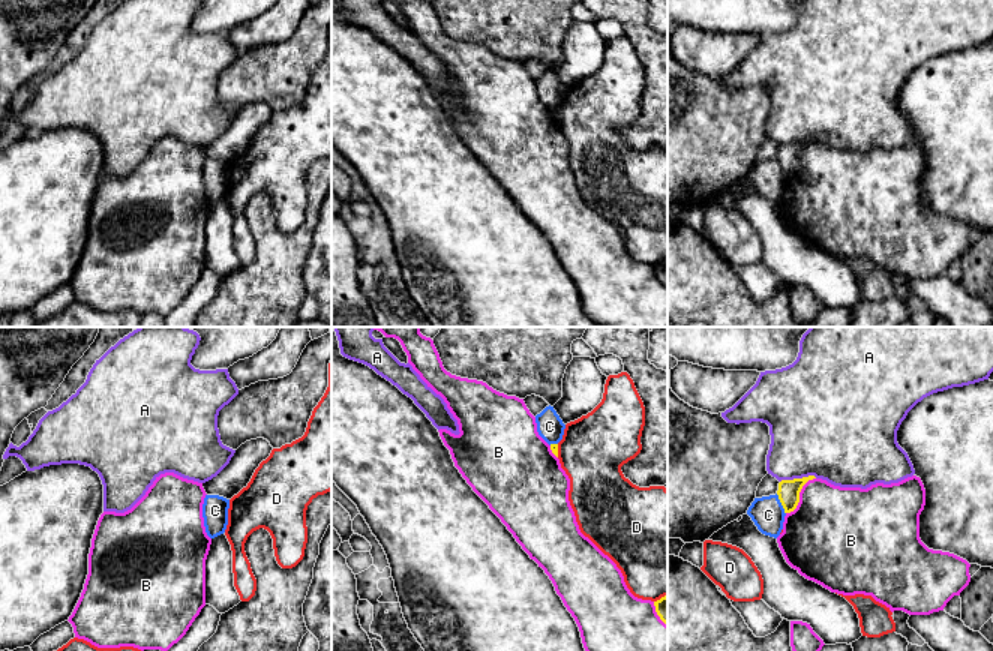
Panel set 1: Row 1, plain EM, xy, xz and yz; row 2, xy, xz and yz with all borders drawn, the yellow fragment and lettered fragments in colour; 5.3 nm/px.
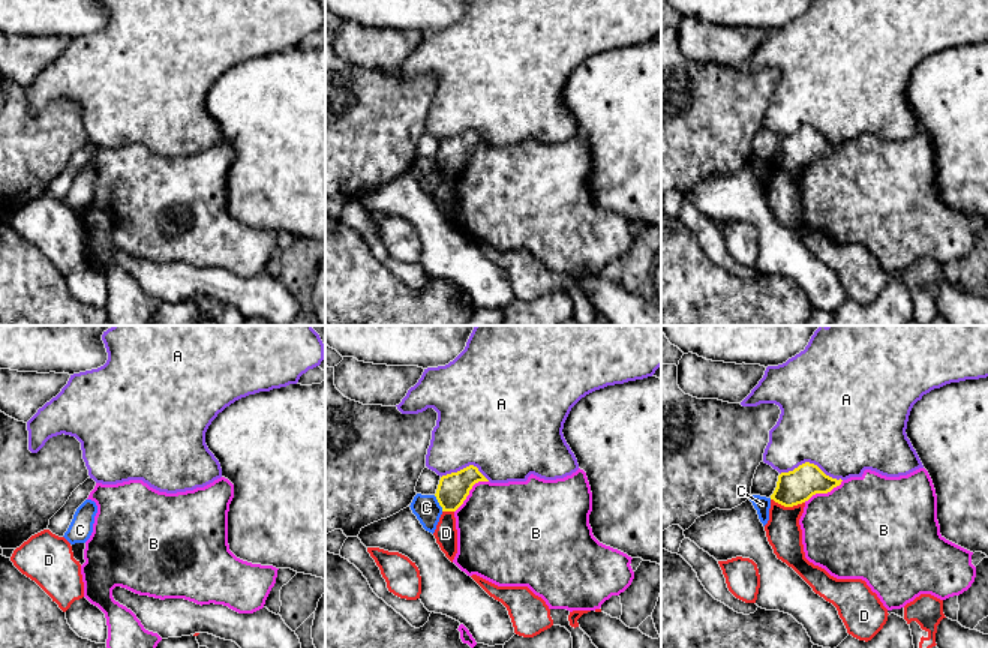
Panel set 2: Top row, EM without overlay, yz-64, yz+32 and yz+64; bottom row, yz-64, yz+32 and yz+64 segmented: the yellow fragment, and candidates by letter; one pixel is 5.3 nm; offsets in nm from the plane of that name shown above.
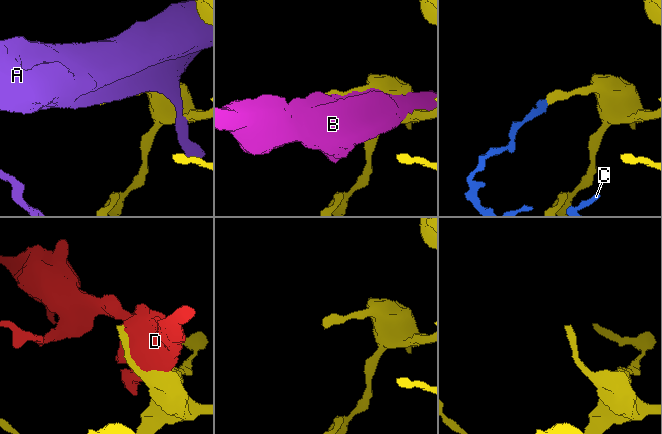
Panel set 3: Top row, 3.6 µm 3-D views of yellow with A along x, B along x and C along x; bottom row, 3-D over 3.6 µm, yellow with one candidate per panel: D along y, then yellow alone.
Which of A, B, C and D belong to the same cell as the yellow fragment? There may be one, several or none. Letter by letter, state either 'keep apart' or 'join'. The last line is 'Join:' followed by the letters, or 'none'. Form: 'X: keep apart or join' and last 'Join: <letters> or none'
A: keep apart
B: keep apart
C: keep apart
D: keep apart
Join: none

